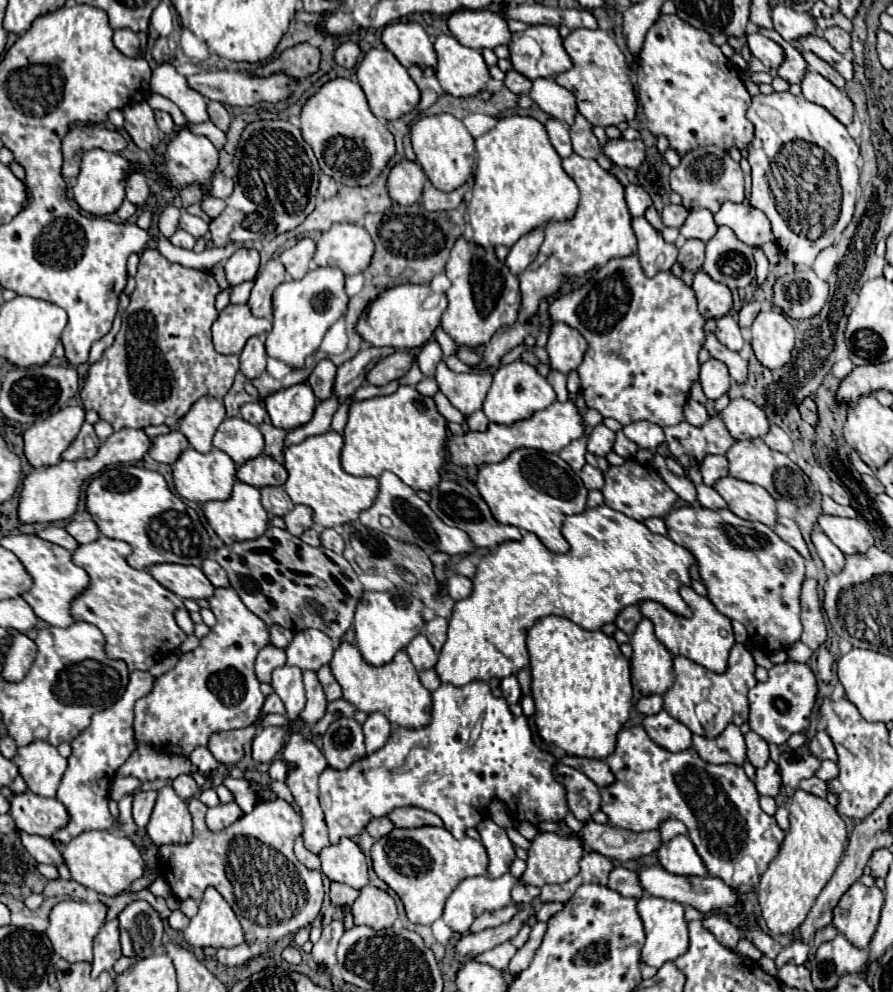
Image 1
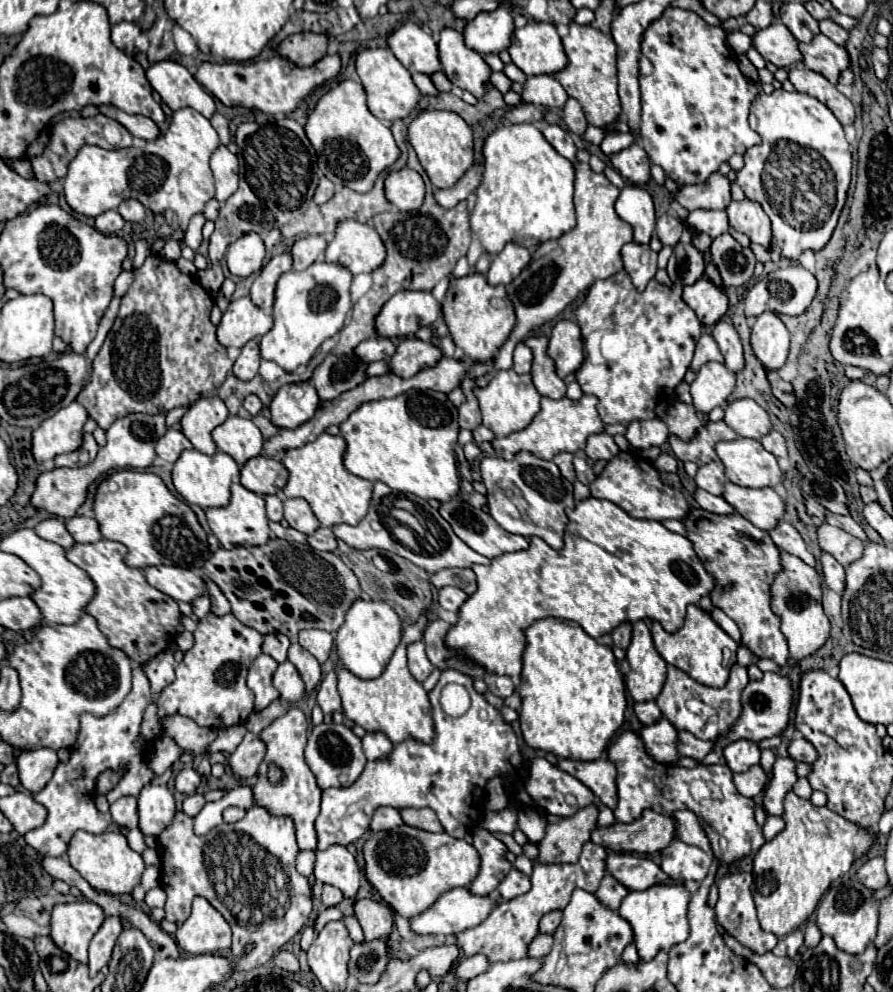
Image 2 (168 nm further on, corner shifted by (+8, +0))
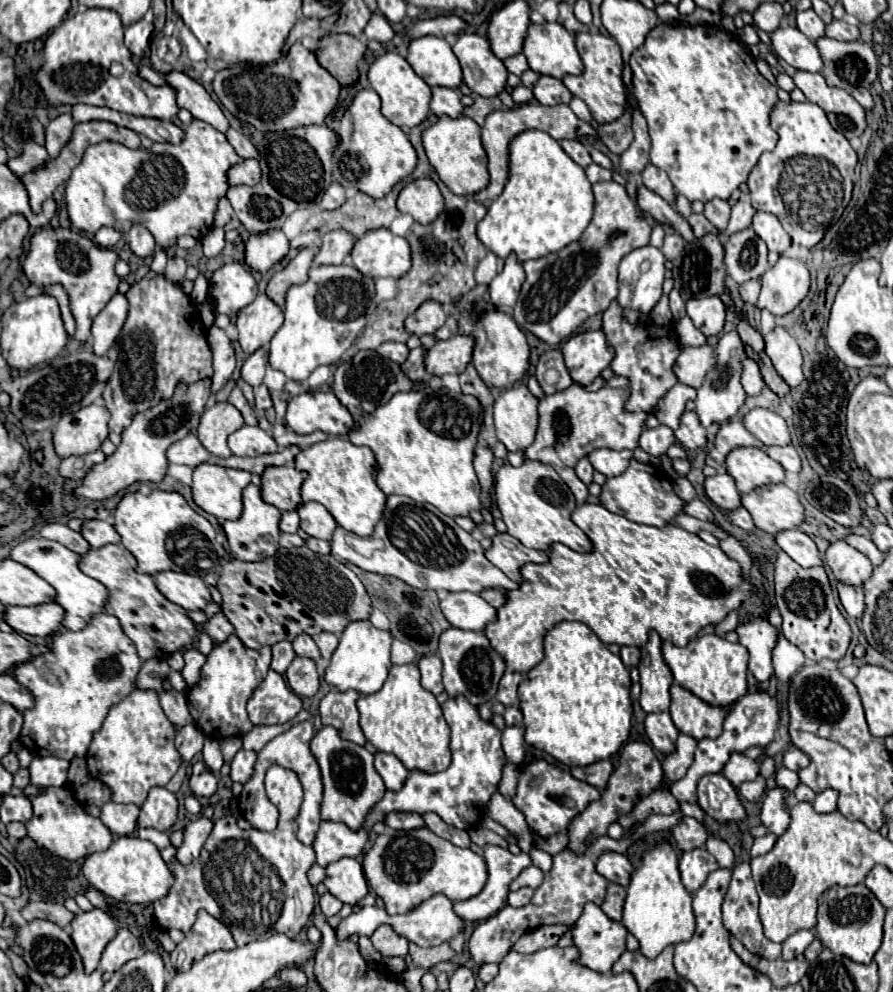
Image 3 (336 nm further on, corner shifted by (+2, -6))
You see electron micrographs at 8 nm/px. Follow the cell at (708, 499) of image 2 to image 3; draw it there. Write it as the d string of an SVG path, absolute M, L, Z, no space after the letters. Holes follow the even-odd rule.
M738 507L736 511L732 511L732 513L730 513L730 519L732 519L738 527L742 527L742 529L746 529L746 531L754 531L754 529L756 529L750 513L748 513L744 507Z

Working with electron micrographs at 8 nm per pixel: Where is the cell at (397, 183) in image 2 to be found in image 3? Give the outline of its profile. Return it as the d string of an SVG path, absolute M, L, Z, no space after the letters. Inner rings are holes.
M416 179L400 191L398 209L412 215L418 223L428 225L444 209L444 197L432 179Z

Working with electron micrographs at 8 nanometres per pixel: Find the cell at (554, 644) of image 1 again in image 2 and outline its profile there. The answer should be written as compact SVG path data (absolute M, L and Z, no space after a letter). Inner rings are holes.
M546 617L526 631L520 683L520 727L524 741L556 757L596 761L624 721L626 691L610 647L596 643L584 629L568 619Z

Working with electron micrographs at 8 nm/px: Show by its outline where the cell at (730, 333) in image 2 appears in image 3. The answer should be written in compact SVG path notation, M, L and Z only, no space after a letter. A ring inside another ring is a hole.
M752 359L744 361L744 371L742 371L742 385L746 389L748 395L760 395L760 391L764 389L764 379L760 375L758 365Z

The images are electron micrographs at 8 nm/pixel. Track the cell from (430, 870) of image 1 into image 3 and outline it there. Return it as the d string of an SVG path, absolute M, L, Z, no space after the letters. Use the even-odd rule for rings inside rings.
M428 827L378 835L372 849L364 855L362 867L368 885L382 897L390 915L402 915L436 893L452 901L464 901L478 895L486 883L486 861L480 855L452 845Z

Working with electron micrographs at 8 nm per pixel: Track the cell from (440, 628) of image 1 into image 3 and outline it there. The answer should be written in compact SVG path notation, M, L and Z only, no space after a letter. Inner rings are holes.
M450 627L448 631L444 631L440 635L438 655L444 663L442 677L444 677L446 693L450 697L462 695L474 707L480 707L482 703L488 703L488 701L494 699L498 683L500 683L502 675L506 673L506 667L504 667L504 659L500 657L500 653L496 653L492 649L492 645L488 643L488 637L484 633L480 633L480 631L462 631L462 629ZM486 651L488 651L488 657L486 657Z

